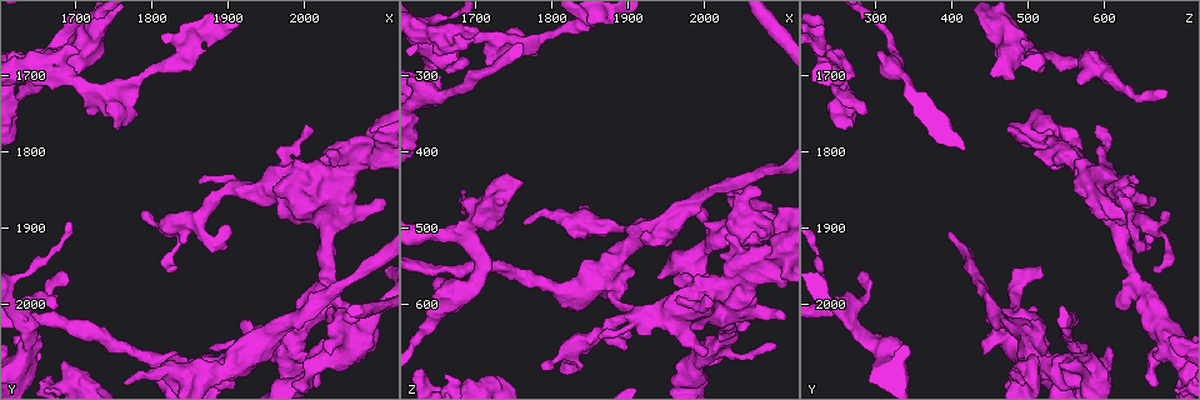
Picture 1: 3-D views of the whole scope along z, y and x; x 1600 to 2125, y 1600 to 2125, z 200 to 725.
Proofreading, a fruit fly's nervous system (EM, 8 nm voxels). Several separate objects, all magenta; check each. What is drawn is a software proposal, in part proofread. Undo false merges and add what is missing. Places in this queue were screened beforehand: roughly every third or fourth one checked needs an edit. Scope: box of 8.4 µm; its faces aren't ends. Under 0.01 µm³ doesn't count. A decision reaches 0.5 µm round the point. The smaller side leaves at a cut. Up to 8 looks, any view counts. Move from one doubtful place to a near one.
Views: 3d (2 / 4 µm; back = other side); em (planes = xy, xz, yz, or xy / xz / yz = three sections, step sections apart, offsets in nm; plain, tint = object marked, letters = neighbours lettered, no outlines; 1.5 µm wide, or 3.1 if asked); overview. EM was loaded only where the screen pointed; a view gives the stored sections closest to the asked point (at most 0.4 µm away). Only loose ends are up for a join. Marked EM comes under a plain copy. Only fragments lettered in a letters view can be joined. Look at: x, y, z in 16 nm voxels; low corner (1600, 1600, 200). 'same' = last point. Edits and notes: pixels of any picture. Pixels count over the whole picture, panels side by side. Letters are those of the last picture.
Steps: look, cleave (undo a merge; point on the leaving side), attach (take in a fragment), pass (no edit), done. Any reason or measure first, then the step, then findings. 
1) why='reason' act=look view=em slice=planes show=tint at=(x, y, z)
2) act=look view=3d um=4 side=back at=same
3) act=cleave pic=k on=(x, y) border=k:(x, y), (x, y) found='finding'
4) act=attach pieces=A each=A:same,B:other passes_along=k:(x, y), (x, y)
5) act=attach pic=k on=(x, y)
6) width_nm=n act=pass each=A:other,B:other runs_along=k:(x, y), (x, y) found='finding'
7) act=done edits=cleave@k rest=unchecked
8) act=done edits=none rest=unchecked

why='branch point' act=look view=em slice=planes show=tint at=(1655, 1690, 250)

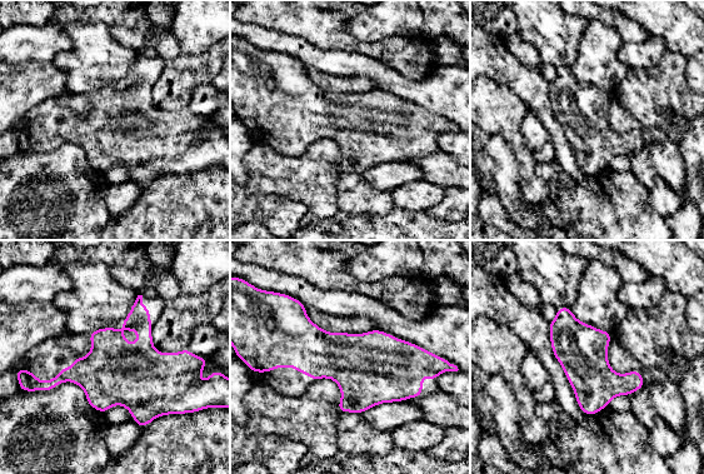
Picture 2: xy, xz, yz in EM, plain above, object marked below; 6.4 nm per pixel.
act=look view=em slice=planes show=letters at=same

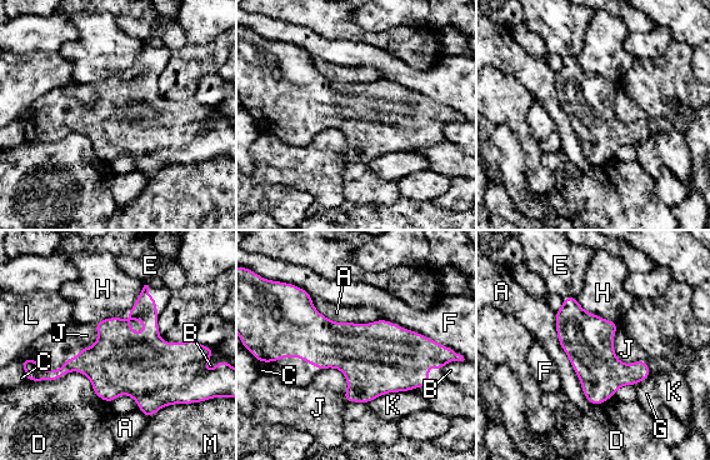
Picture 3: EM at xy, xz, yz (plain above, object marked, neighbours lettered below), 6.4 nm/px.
width_nm=320 longest_contact=A:650nm act=pass each=A:other,B:other,C:other,D:other,E:other,F:other,G:other,H:other,J:other,K:other,L:other,M:other found='all the same neuron'

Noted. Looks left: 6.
why='branch stops here' act=look view=em slice=xy step=8 show=letters at=(1690, 1695, 455)

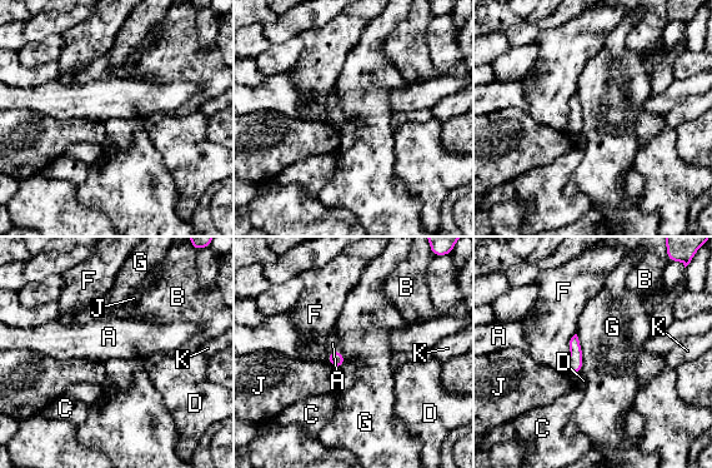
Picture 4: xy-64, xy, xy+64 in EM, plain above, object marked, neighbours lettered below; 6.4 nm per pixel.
act=pass each=A:other,B:other,C:other,D:other,F:other,G:other,J:other,K:other found='none of them fits'

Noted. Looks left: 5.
why='an open end' act=look view=em slice=planes show=letters at=(2000, 1765, 585)

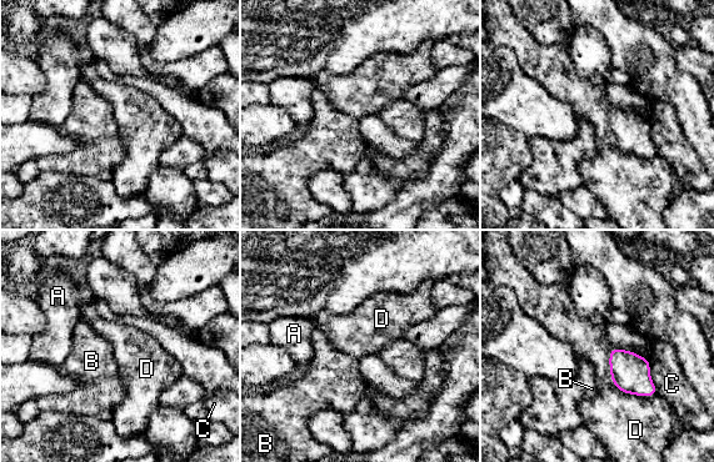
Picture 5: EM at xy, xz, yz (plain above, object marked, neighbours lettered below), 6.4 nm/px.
act=pass each=A:other,B:other,C:other,D:other border=5:(610, 347), (612, 382), (657, 396) found='none of them fits'

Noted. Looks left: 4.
act=done edits=none rest=unchecked

